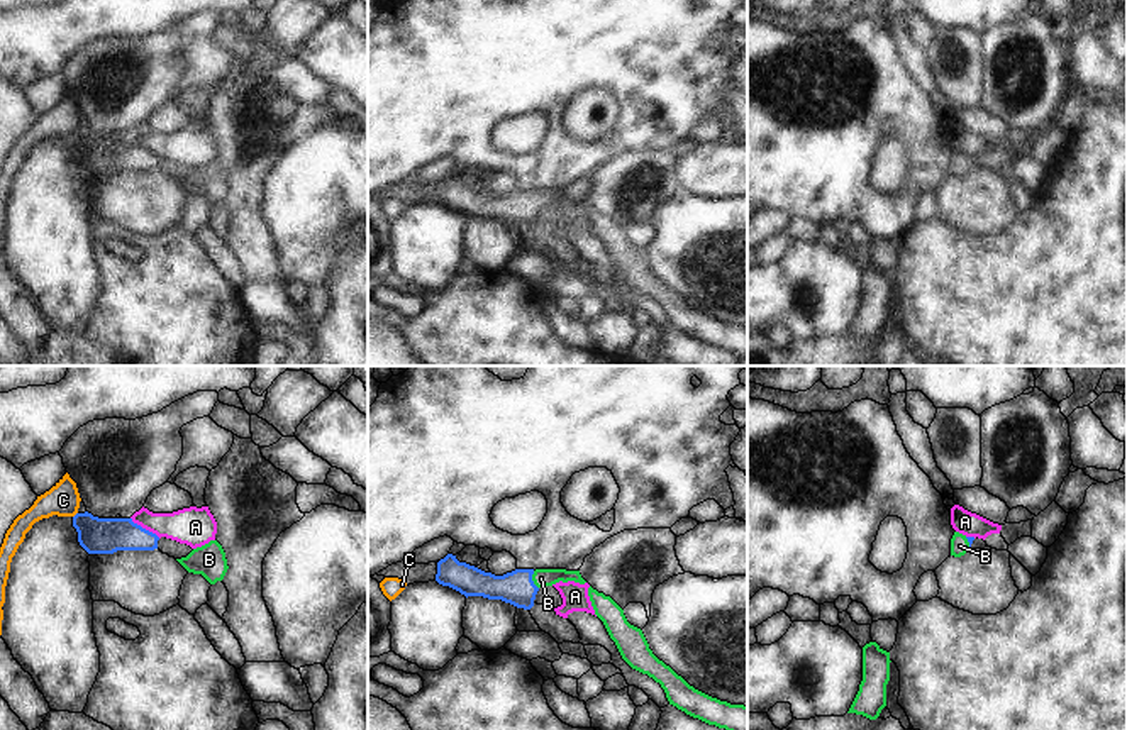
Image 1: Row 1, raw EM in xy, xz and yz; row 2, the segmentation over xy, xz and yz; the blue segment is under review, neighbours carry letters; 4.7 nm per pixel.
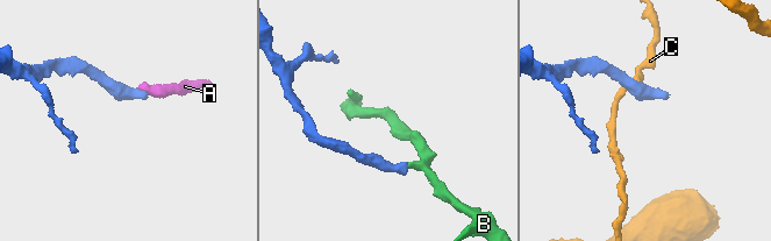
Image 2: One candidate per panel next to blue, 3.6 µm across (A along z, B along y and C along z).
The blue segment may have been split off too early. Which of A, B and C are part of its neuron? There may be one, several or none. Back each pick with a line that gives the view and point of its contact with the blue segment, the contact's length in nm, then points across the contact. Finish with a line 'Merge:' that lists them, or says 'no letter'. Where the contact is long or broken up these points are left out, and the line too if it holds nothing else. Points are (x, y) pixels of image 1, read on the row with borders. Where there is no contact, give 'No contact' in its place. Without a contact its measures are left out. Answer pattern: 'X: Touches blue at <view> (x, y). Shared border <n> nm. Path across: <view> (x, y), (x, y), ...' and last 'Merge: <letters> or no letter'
B: Touches blue at xz (531, 580). Shared border 90 nm. Path across: xz (517, 588), (531, 580), (541, 578)
Merge: B.

